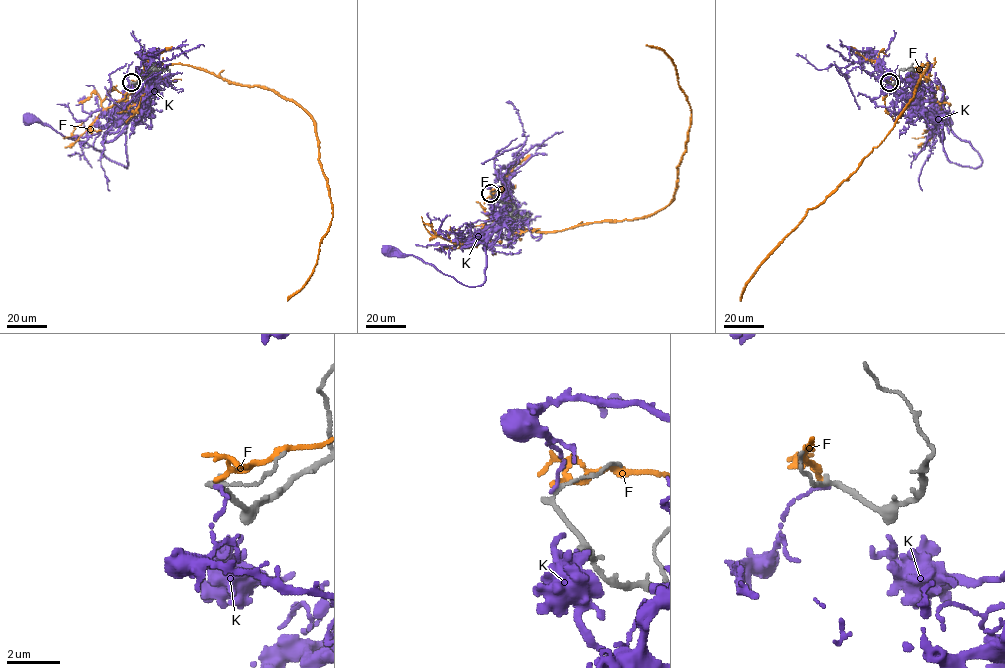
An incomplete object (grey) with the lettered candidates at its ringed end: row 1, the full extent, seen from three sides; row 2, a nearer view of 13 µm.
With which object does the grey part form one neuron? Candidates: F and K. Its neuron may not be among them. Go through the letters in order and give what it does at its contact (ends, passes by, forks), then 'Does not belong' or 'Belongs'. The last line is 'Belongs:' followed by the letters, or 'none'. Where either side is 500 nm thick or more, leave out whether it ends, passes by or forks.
F: It ends there. Does not belong
K: It ends there. Does not belong
Belongs: none

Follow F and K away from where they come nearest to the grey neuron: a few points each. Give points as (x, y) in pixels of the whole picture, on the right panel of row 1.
F: (888, 82), (927, 65), (913, 98), (883, 140), (807, 210), (747, 283), (740, 300)
K: (888, 83), (881, 90), (901, 94), (931, 115), (949, 161), (977, 168), (979, 154), (946, 118)

